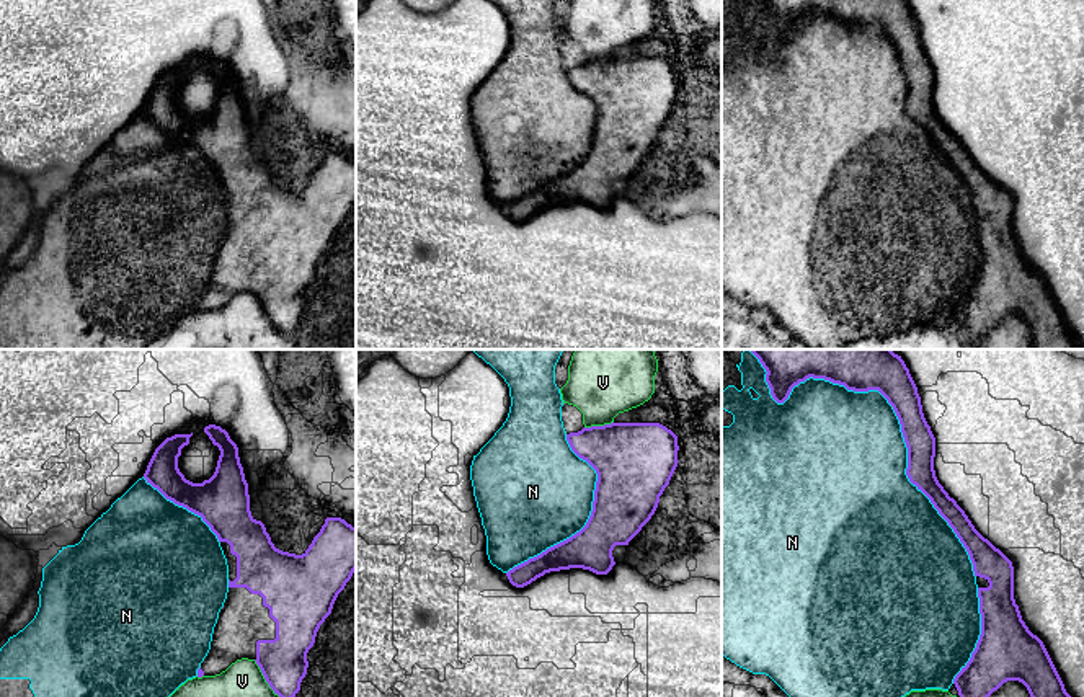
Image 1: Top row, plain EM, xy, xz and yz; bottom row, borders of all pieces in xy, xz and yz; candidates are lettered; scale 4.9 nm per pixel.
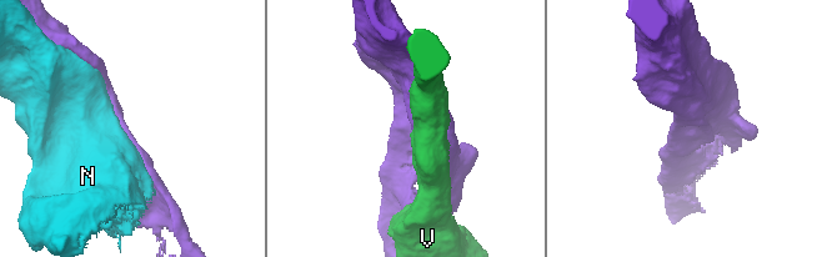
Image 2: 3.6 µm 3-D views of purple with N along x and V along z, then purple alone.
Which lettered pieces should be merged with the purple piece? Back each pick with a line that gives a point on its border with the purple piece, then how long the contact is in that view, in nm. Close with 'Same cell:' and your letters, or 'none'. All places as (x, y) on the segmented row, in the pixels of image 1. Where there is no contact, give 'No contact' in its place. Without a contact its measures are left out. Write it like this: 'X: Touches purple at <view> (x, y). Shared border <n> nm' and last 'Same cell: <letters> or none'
Same cell: none

